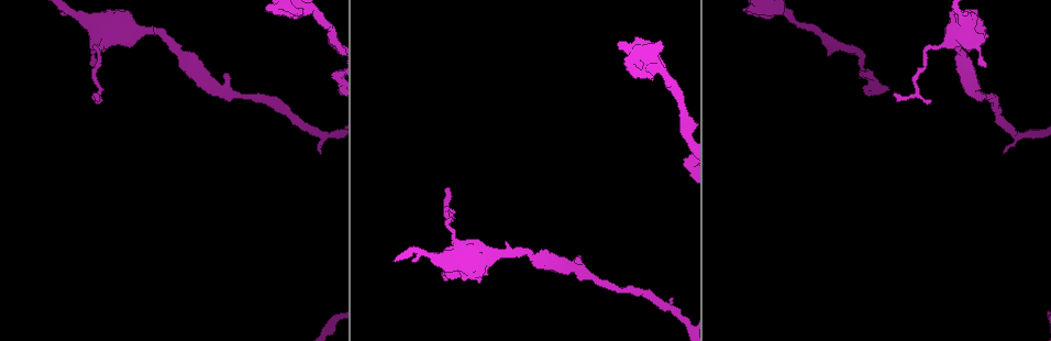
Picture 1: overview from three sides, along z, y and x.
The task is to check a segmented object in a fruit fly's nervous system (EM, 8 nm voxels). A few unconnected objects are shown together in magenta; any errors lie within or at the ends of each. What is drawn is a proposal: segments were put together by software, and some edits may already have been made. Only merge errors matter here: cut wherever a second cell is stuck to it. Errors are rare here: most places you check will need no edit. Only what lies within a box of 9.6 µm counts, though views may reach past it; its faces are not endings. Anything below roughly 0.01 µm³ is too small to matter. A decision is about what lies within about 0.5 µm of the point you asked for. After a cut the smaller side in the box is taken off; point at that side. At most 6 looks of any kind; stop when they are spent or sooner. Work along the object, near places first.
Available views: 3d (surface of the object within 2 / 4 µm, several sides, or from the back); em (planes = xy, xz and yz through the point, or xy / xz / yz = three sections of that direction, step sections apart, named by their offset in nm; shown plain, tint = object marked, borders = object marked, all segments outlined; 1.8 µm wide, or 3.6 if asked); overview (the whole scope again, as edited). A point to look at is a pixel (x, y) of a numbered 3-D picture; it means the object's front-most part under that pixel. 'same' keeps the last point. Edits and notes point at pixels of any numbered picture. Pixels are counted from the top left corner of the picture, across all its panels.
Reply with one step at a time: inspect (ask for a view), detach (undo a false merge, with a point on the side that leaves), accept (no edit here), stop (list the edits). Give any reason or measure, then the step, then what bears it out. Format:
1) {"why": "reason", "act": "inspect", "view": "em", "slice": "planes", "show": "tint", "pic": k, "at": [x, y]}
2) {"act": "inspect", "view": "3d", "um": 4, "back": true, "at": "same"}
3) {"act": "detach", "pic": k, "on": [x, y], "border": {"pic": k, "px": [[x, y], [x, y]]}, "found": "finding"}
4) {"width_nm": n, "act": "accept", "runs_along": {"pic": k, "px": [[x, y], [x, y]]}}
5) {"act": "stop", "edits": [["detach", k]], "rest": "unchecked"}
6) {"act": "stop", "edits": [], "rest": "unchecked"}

{"why": "thick turns thin", "act": "inspect", "view": "em", "um": 3.6, "slice": "planes", "show": "tint", "pic": 1, "at": [972, 90]}

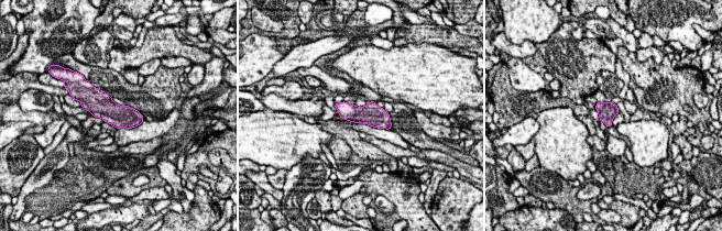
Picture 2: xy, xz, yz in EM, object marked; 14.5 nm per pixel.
{"width_nm": 260, "act": "accept", "found": "continuous, no second cell"}

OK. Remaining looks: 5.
{"why": "calibre changes", "act": "inspect", "view": "em", "slice": "planes", "show": "tint", "pic": 1, "at": [503, 254]}

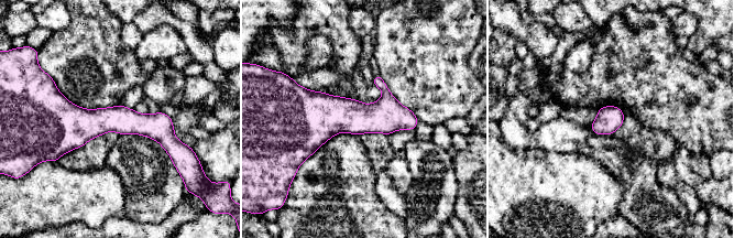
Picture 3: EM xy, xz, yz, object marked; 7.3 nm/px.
{"act": "accept", "runs_along": {"pic": 3, "px": [[52, 115], [152, 125], [178, 145]]}, "found": "one cell here"}

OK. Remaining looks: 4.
{"why": "abrupt turn", "act": "inspect", "view": "em", "slice": "planes", "show": "plain", "pic": 1, "at": [445, 220]}

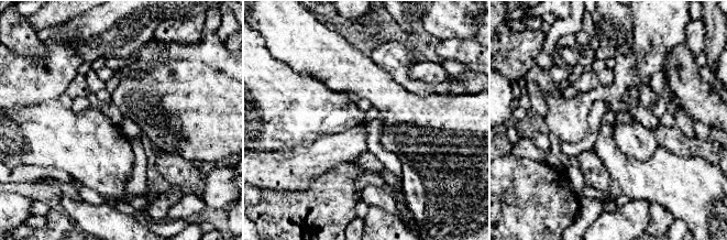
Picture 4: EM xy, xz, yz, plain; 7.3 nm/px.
{"act": "inspect", "view": "em", "slice": "planes", "show": "tint", "at": "same"}

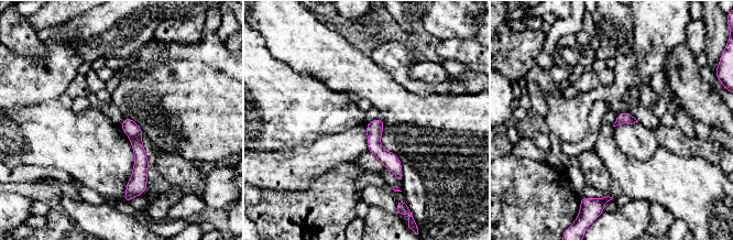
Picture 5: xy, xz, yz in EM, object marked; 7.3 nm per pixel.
{"width_nm": 80, "act": "accept", "runs_along": {"pic": 5, "px": [[127, 120], [139, 151], [132, 188]]}, "found": "all the same cell"}

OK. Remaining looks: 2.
{"act": "stop", "edits": [], "rest": "unchecked"}

